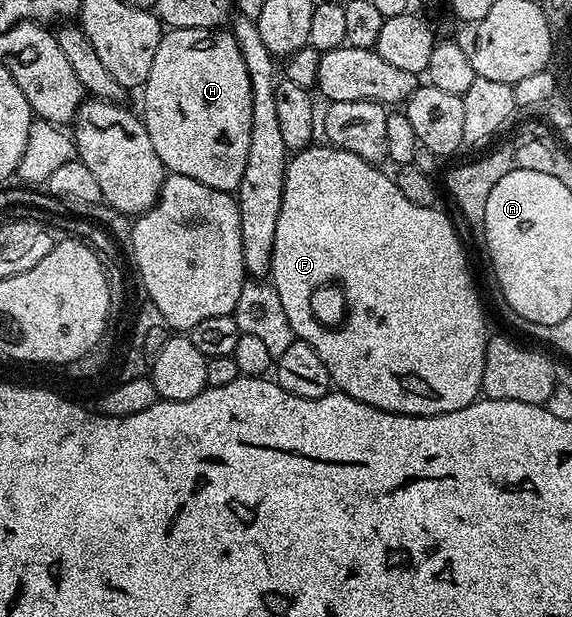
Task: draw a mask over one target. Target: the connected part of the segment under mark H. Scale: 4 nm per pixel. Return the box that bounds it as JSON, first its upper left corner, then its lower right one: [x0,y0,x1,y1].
[142,29,252,192]

